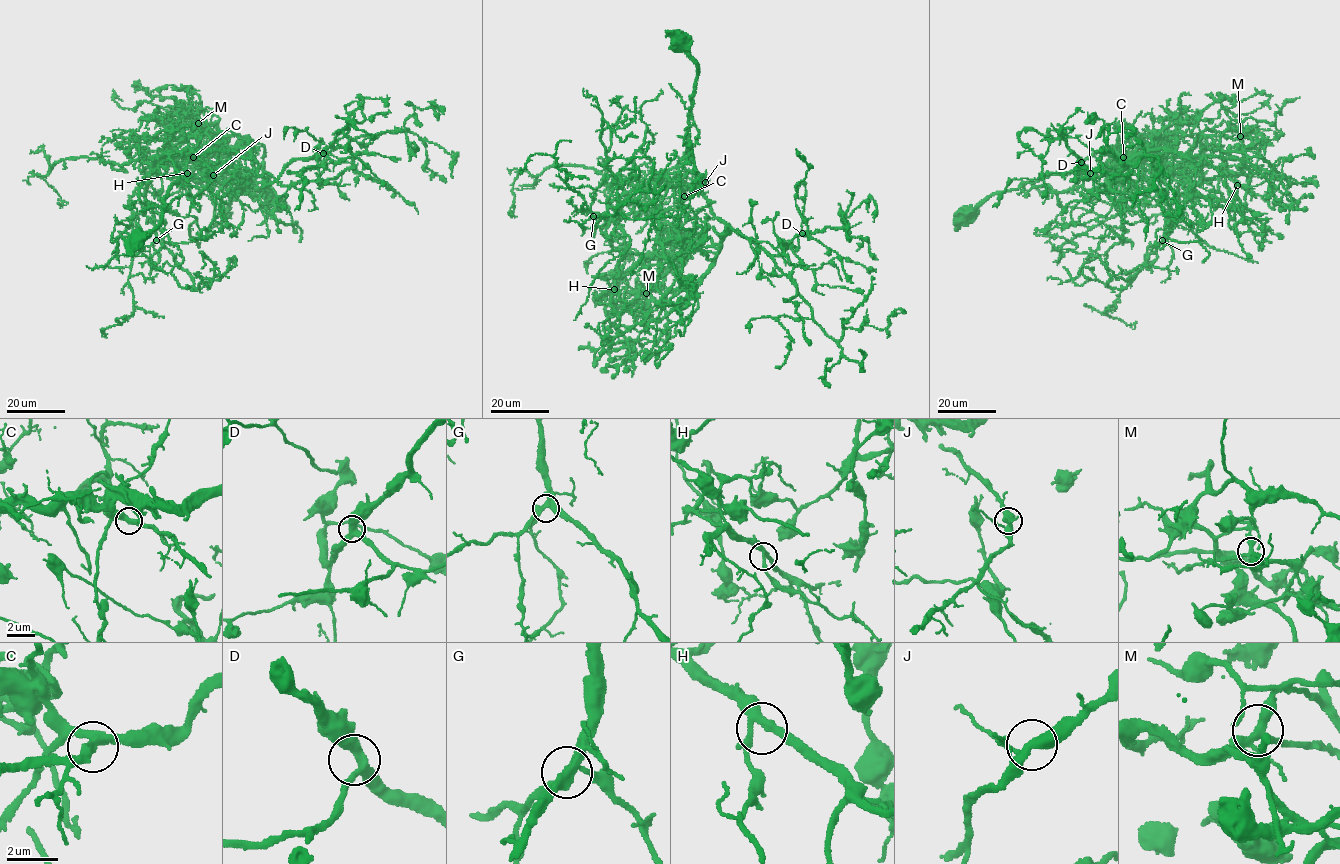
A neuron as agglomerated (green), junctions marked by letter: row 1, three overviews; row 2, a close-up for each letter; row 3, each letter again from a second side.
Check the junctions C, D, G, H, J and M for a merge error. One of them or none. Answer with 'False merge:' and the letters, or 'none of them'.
False merge: M

